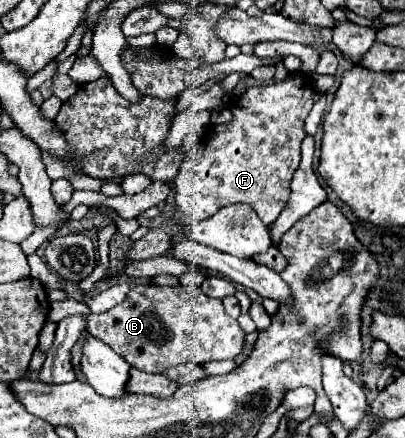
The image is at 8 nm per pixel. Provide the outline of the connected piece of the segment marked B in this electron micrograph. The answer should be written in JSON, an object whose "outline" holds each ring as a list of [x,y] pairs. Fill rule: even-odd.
{"outline":[[[159,275],[152,282],[136,284],[124,302],[104,314],[88,312],[86,330],[118,352],[130,366],[144,372],[162,372],[182,362],[228,360],[242,352],[244,332],[234,318],[228,318],[222,300],[206,296],[200,288],[178,284],[173,276]]]}

